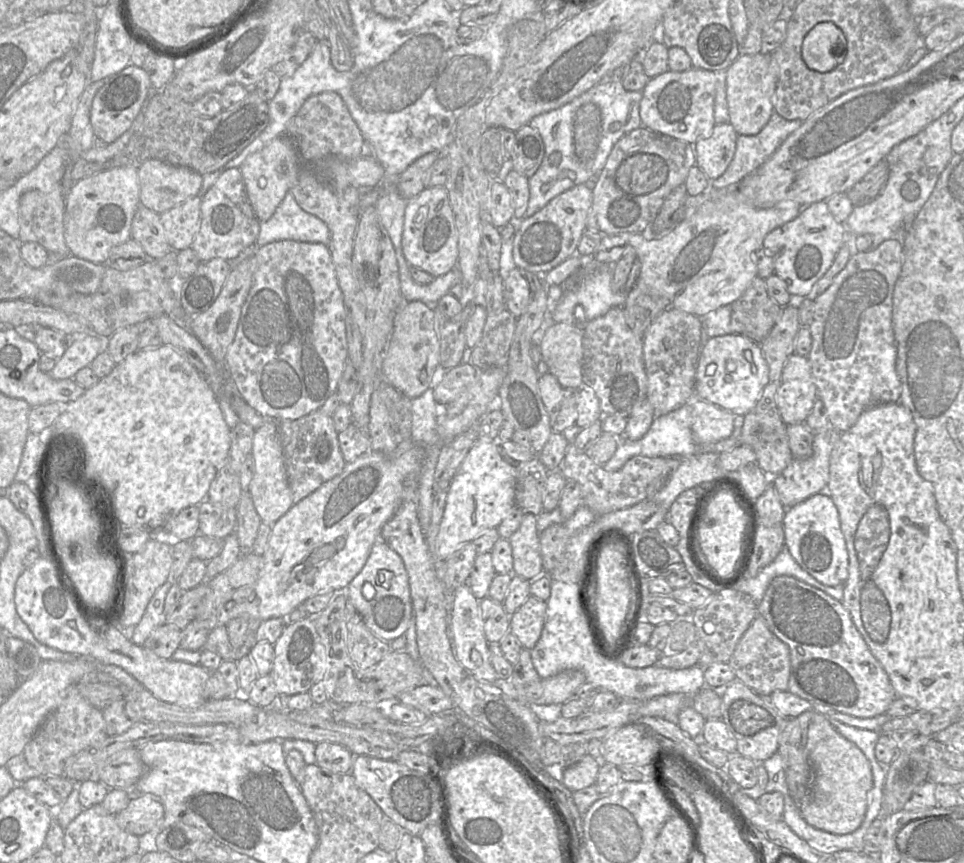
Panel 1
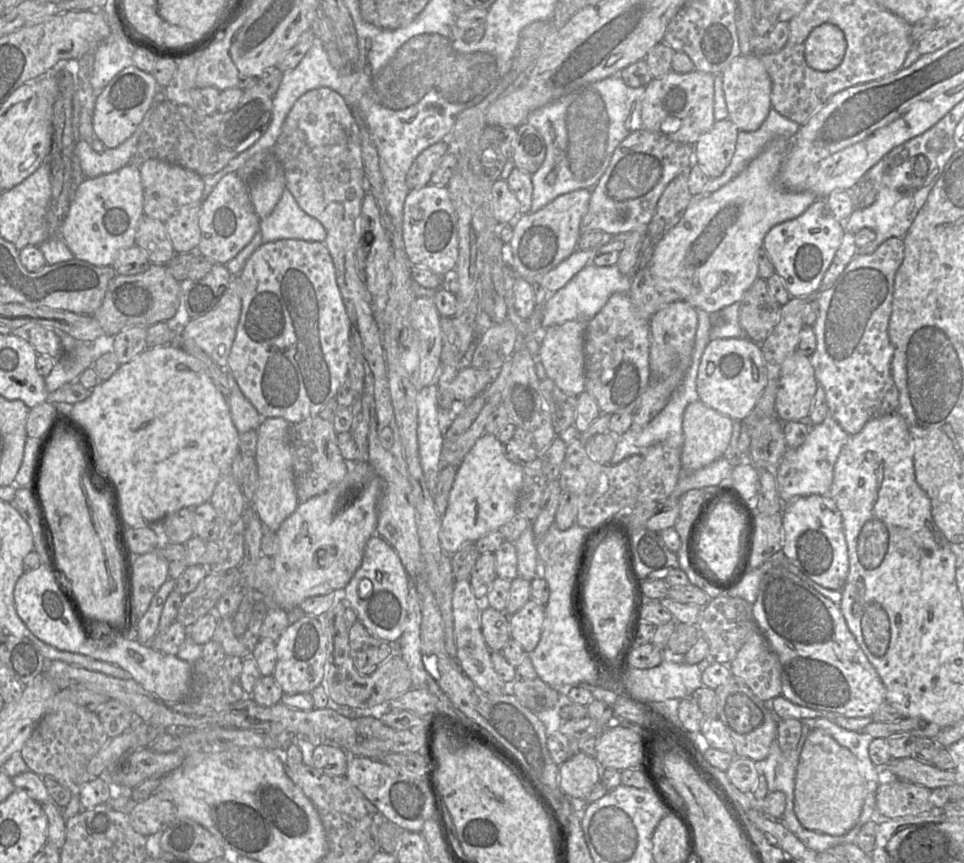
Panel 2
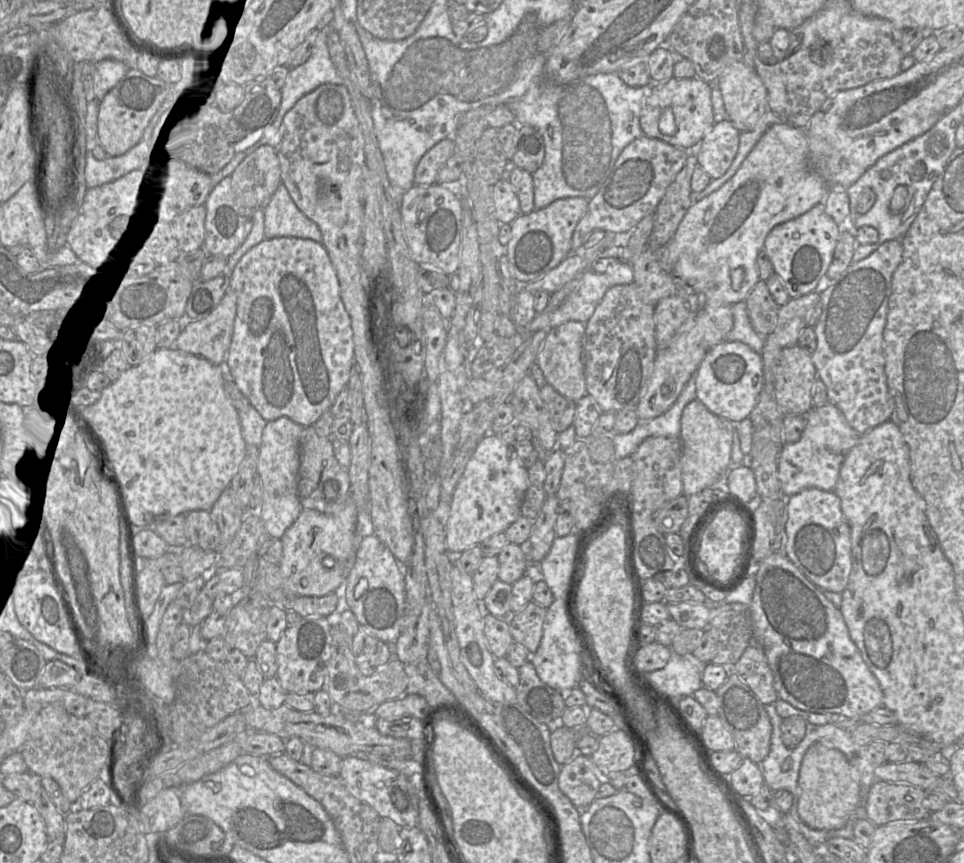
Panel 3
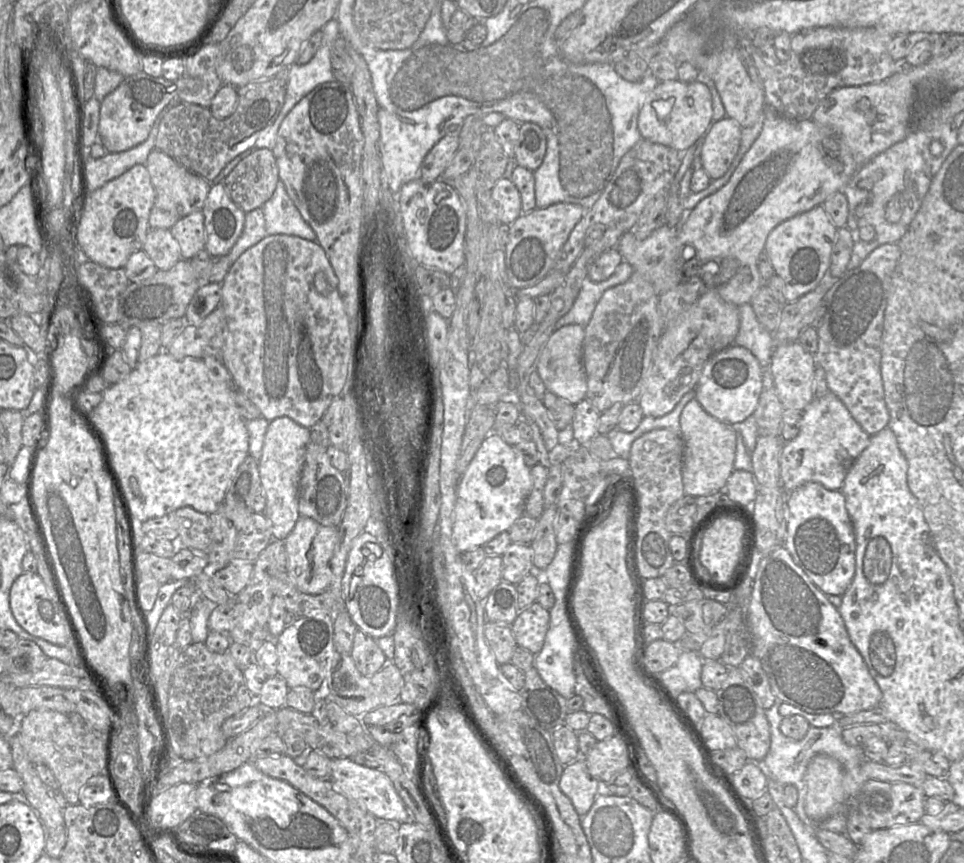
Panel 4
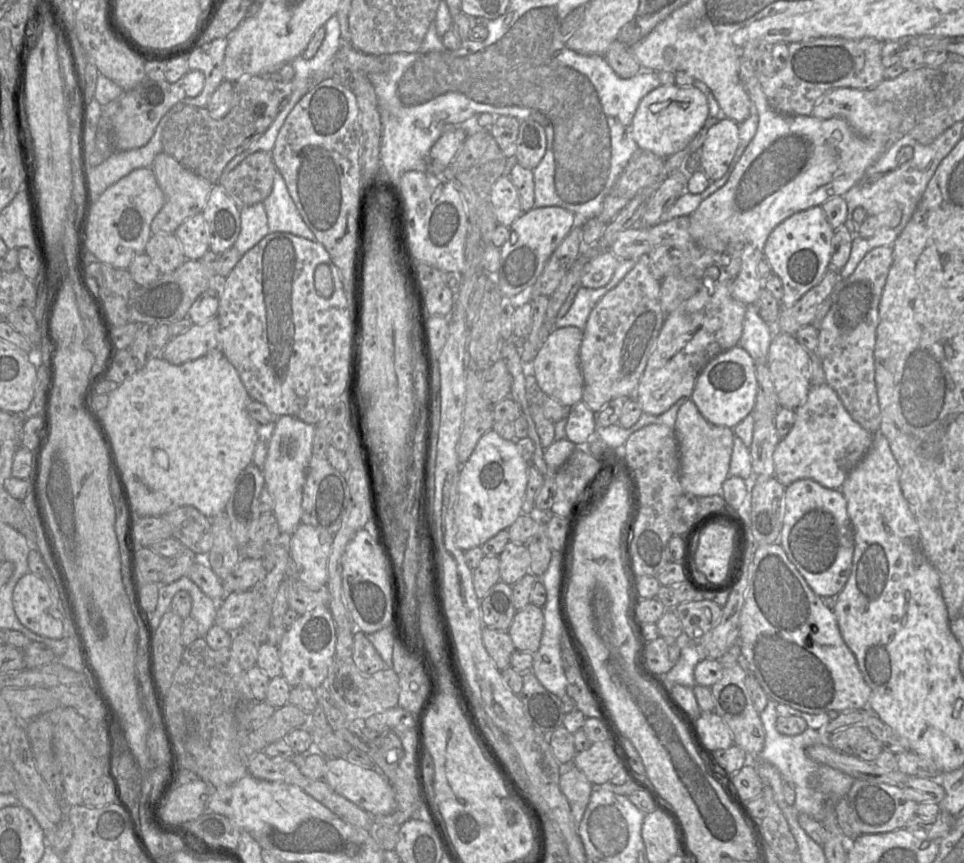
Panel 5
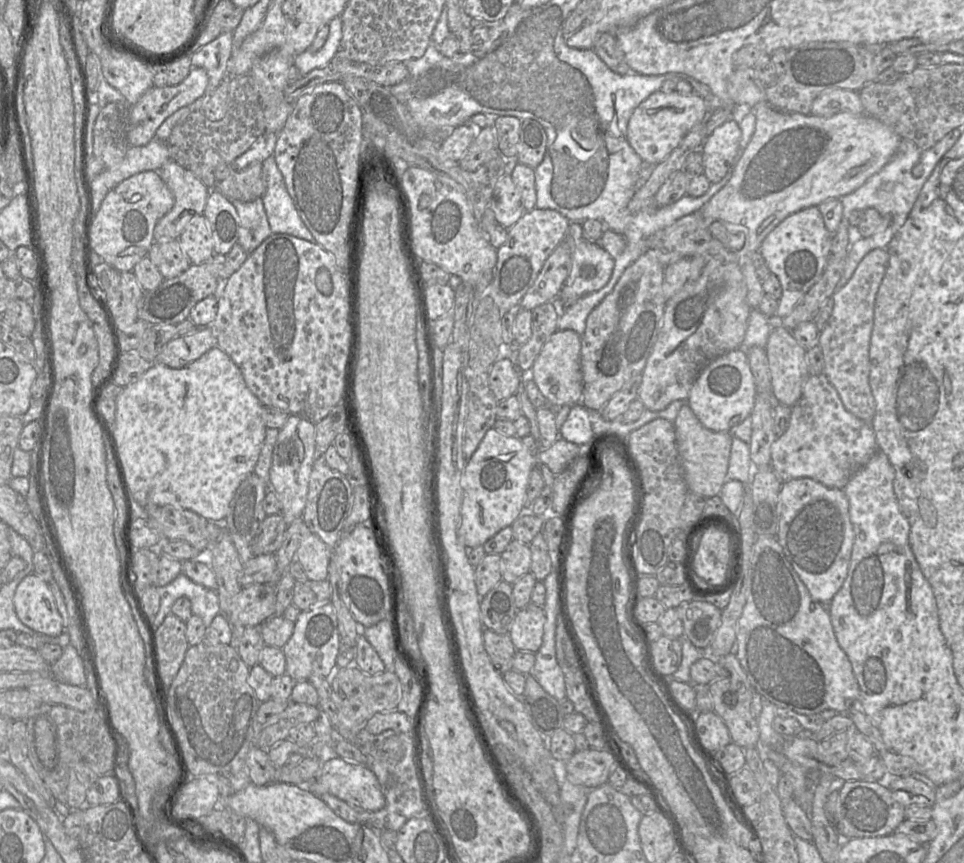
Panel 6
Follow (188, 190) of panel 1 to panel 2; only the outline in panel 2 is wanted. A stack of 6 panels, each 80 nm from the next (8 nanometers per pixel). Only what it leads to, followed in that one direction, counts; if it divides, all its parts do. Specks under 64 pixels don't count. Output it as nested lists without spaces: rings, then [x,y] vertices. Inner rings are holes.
[[[148,159],[140,167],[143,187],[143,213],[165,222],[183,206],[202,202],[204,177],[181,166],[160,159]]]

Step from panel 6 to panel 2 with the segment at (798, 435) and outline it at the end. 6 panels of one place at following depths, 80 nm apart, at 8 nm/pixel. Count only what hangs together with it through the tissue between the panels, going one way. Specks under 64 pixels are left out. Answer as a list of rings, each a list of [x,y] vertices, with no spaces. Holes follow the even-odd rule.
[[[831,416],[810,427],[806,441],[795,449],[787,449],[776,468],[776,482],[785,505],[796,498],[813,494],[828,495],[833,482],[834,466],[850,435]]]

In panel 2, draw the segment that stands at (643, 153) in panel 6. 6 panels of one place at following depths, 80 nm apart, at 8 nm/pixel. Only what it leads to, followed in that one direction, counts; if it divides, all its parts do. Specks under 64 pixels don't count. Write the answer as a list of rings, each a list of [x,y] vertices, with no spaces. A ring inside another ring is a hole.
[[[671,70],[646,85],[641,111],[642,126],[671,140],[694,145],[715,123],[713,100],[713,74],[697,70],[676,73]]]

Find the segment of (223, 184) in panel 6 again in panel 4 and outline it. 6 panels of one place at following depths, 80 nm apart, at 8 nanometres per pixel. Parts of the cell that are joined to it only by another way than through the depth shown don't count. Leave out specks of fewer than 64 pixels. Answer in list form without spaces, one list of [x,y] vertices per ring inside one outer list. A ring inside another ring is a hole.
[[[261,148],[242,159],[221,183],[225,185],[231,200],[247,213],[256,208],[261,208],[270,199],[278,180],[280,180],[278,167],[272,150]]]

